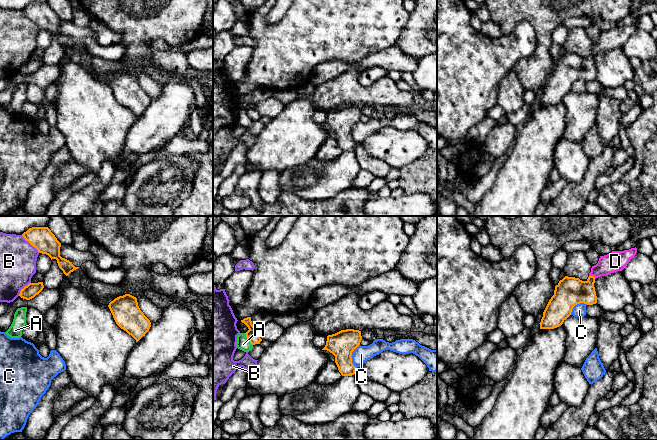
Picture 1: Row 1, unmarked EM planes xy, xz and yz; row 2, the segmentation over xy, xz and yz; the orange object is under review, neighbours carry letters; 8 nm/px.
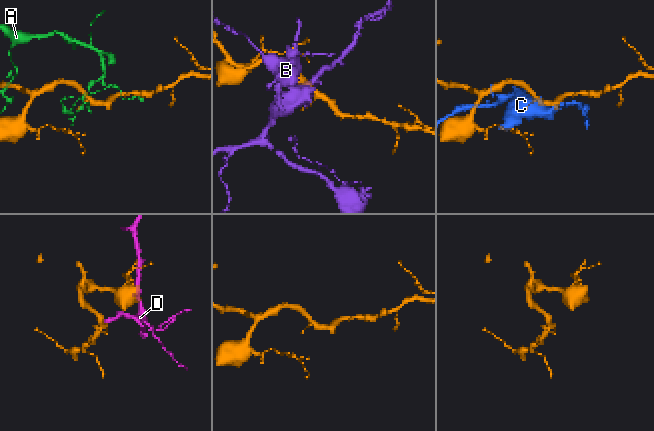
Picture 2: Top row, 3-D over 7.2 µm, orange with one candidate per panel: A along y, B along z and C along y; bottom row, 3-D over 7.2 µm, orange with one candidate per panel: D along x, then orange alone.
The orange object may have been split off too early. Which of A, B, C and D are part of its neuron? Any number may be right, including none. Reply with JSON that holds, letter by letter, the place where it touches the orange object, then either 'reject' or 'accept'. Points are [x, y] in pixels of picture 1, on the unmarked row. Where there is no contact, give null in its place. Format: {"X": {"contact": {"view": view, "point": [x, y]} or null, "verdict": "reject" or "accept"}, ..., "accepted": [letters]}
{"A": {"contact": {"view": "xz", "point": [247, 114]}, "verdict": "reject"}, "B": {"contact": {"view": "xy", "point": [30, 19]}, "verdict": "reject"}, "C": {"contact": {"view": "xz", "point": [351, 131]}, "verdict": "reject"}, "D": {"contact": {"view": "yz", "point": [592, 52]}, "verdict": "accept"}, "accepted": ["D"]}

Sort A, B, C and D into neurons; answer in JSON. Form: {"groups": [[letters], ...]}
{"groups": [["A"], ["B"], ["C"], ["D"]]}

